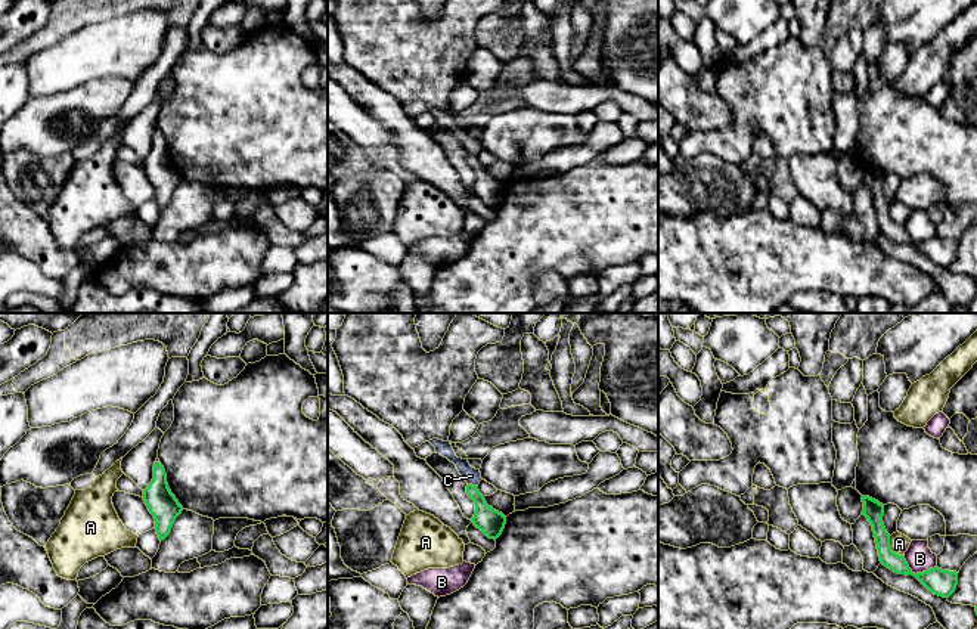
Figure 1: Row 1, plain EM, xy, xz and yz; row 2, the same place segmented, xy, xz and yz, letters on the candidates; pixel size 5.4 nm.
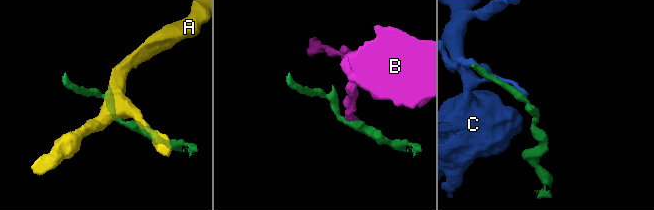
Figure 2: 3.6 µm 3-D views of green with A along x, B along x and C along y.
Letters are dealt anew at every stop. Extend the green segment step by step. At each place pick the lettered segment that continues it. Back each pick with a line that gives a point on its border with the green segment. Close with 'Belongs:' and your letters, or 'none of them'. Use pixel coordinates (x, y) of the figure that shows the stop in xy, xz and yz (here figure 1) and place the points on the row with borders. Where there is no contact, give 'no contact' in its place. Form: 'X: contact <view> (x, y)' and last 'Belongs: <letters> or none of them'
Belongs: none of them

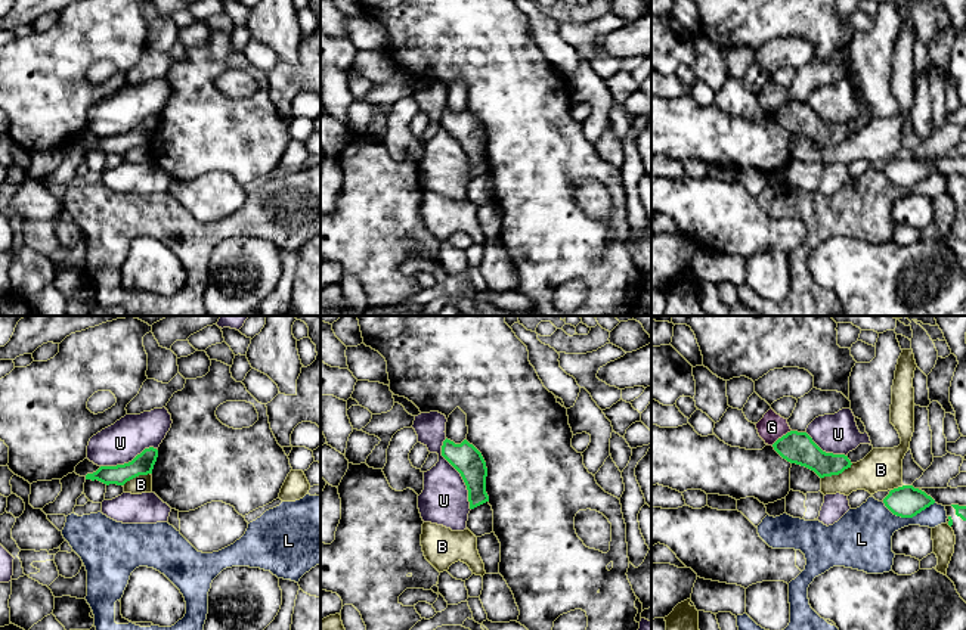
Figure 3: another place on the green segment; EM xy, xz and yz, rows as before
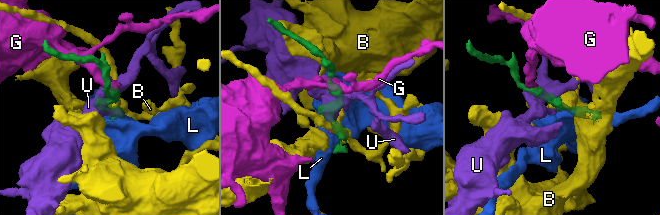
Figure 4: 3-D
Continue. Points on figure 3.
Belongs: none of them

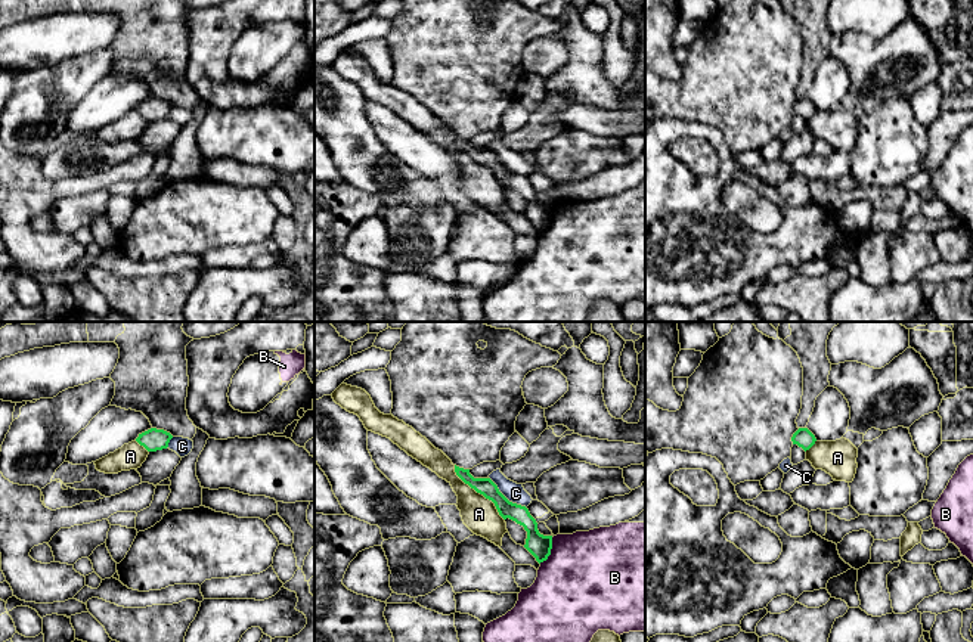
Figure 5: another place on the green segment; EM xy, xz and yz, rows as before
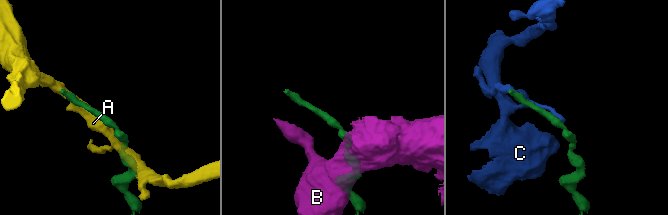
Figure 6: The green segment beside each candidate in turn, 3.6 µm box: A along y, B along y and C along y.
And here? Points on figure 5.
Belongs: none of them

